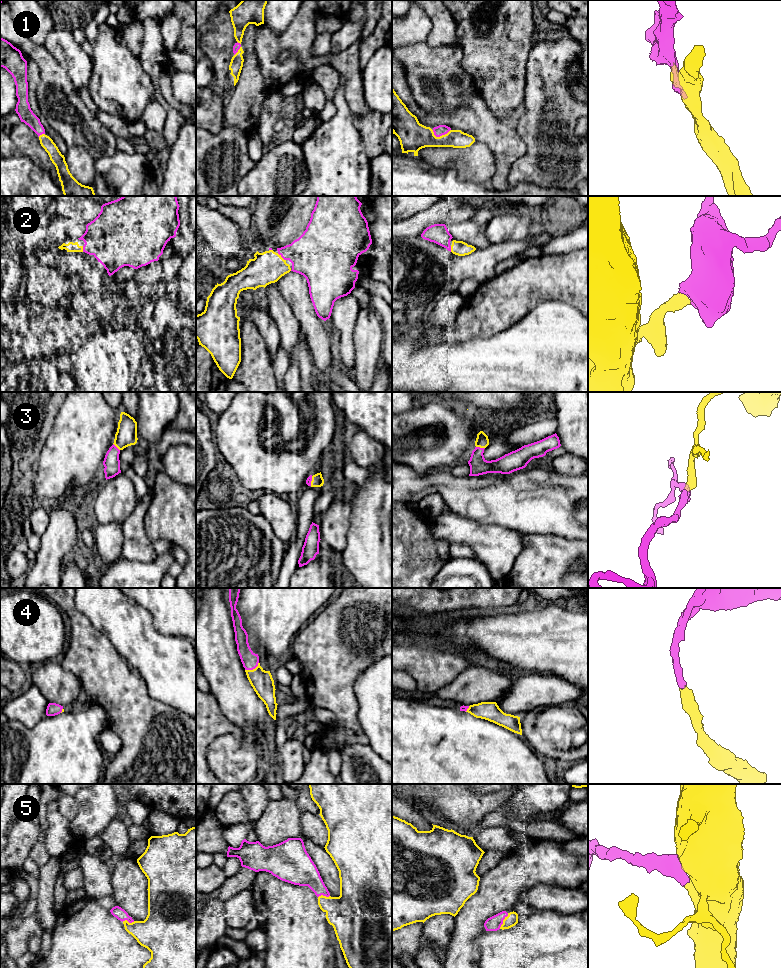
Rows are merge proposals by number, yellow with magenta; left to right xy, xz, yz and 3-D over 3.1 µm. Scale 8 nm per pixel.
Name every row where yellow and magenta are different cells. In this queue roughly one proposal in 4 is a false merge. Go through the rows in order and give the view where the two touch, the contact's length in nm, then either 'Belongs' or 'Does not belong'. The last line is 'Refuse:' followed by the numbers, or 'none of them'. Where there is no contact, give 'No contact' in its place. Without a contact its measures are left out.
1: Touches yellow in yz. Shared border 150 nm. Belongs
2: Touches yellow in xz. Shared border 90 nm. Belongs
3: Touches yellow in yz. Shared border 70 nm. Belongs
4: Touches yellow in xz. Shared border 130 nm. Belongs
5: Touches yellow in yz. Shared border 150 nm. Belongs
Refuse: none of them

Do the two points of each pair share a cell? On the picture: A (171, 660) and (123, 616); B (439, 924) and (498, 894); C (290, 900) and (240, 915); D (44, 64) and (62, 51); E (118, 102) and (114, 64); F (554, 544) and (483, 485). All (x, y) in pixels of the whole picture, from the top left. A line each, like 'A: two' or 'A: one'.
A: one
B: two
C: two
D: two
E: one
F: two

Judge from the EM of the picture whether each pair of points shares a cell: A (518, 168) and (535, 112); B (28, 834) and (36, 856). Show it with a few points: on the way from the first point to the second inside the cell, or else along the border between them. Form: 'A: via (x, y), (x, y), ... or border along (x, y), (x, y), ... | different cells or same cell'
A: via (532, 154), (534, 152), (535, 126) | same cell
B: border along (40, 838), (32, 847), (28, 857) | different cells

